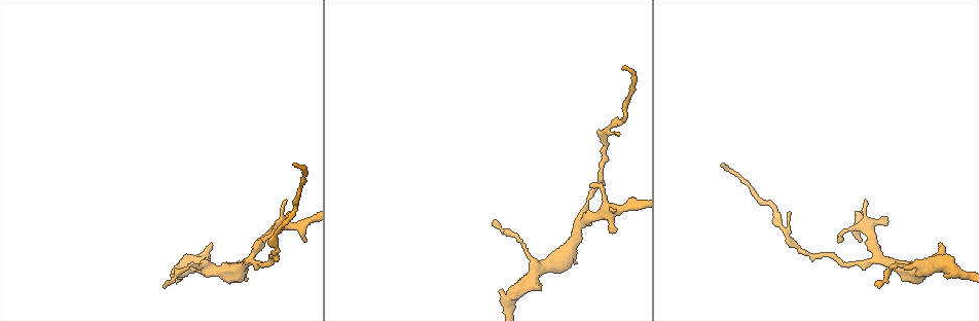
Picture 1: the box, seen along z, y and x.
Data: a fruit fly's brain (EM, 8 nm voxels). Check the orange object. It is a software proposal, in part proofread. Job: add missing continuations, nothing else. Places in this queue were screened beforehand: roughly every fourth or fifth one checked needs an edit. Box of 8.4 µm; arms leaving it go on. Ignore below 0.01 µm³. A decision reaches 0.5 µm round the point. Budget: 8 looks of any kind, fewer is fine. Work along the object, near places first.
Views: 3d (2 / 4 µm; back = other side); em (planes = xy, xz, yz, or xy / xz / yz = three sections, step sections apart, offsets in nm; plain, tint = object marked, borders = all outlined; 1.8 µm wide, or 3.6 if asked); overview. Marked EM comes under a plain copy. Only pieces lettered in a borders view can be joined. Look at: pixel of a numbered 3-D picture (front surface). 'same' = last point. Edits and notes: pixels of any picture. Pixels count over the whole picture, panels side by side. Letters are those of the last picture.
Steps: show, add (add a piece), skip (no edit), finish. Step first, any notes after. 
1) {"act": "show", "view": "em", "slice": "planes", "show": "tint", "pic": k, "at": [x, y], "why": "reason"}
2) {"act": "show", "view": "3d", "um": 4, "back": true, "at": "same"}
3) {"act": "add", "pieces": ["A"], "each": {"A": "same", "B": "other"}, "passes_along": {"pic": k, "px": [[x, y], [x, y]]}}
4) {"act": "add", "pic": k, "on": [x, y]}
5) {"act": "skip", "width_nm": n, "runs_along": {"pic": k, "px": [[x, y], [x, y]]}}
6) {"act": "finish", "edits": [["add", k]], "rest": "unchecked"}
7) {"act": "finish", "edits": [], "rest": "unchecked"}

{"act": "show", "view": "3d", "um": 2, "pic": 1, "at": [210, 247], "why": "branch stops here"}

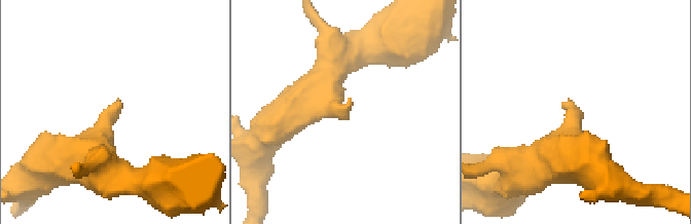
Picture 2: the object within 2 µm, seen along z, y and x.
{"act": "show", "view": "em", "slice": "xz", "step": 16, "show": "borders", "pic": 2, "at": [563, 105]}

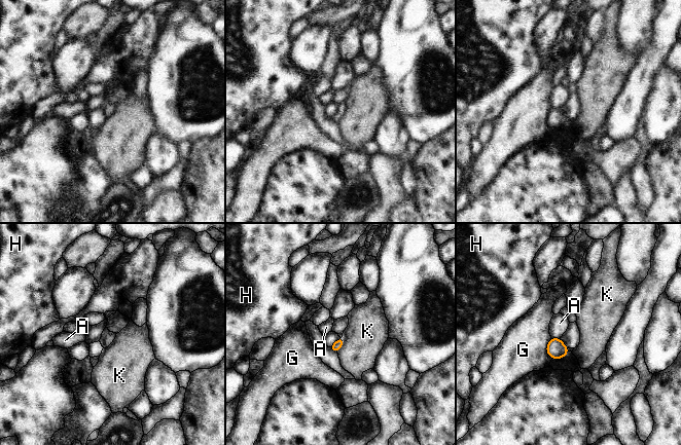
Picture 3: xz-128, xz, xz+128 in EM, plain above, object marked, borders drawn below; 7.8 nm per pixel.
{"act": "skip", "each": {"A": "other", "G": "other", "H": "other", "K": "other"}, "border": {"pic": 3, "px": [[343, 336], [344, 343], [337, 353]]}, "found": "no lettered piece goes on from it"}

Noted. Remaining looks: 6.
{"act": "show", "view": "em", "slice": "planes", "show": "tint", "pic": 1, "at": [162, 285]}

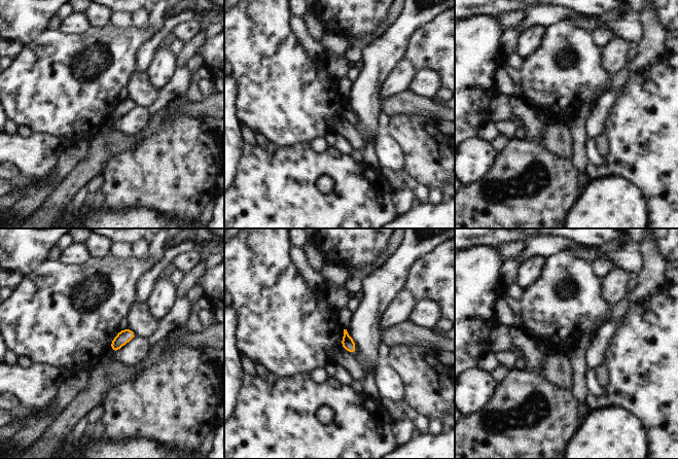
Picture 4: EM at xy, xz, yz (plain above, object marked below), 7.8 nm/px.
{"act": "show", "view": "em", "slice": "planes", "show": "borders", "at": "same"}

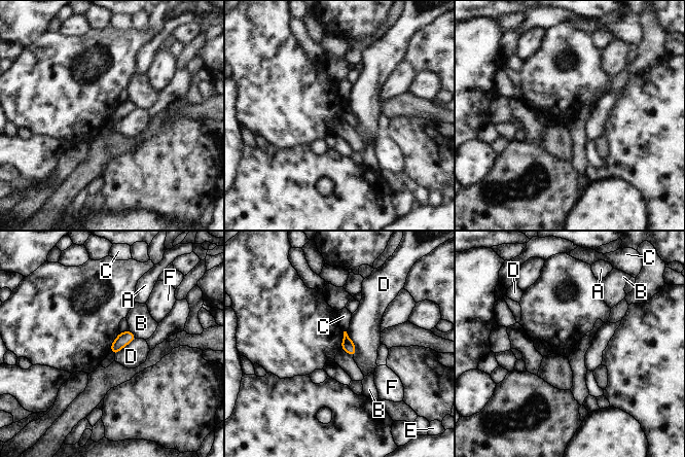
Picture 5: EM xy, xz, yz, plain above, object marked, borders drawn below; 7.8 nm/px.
{"act": "skip", "longest_contact_nm": ["D", 220], "each": {"A": "other", "B": "other", "C": "other", "D": "other", "E": "other", "F": "other"}, "border": {"pic": 5, "px": [[346, 331], [355, 348], [353, 357]]}, "found": "none of them fits"}

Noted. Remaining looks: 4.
{"act": "show", "view": "3d", "um": 2, "back": true, "pic": 1, "at": [840, 237], "why": "an open end"}

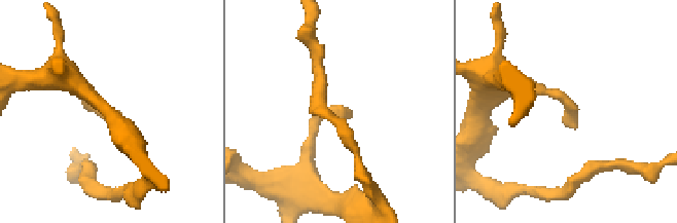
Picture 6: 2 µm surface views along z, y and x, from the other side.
{"act": "show", "view": "em", "slice": "xy", "step": 4, "show": "tint", "pic": 6, "at": [120, 113]}

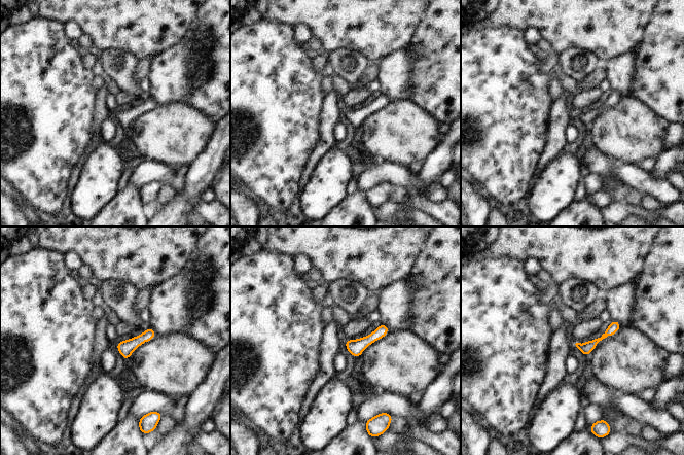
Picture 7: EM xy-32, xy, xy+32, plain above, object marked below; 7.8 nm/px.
{"act": "show", "view": "em", "slice": "planes", "show": "borders", "at": "same", "why": "cut it another way"}

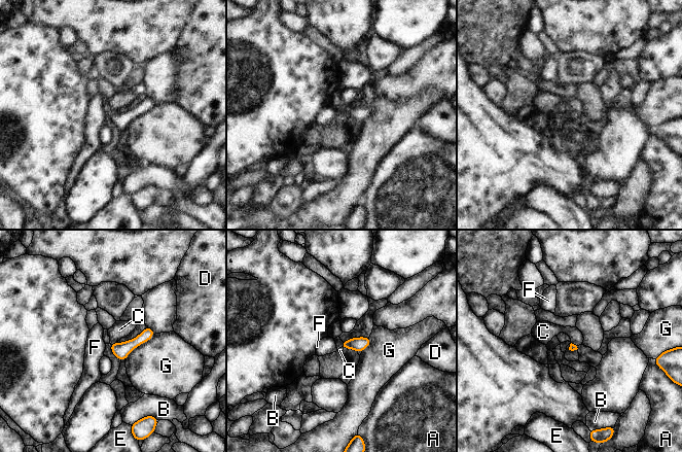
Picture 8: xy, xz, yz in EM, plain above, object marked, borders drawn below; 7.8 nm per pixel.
{"act": "skip", "each": {"A": "other", "B": "other", "C": "other", "D": "other", "E": "other", "F": "other", "G": "other"}, "runs_along": {"pic": 8, "px": [[150, 332], [127, 347], [112, 346]]}, "found": "none of them fits"}

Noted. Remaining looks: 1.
{"act": "finish", "edits": [], "rest": "unchecked"}

